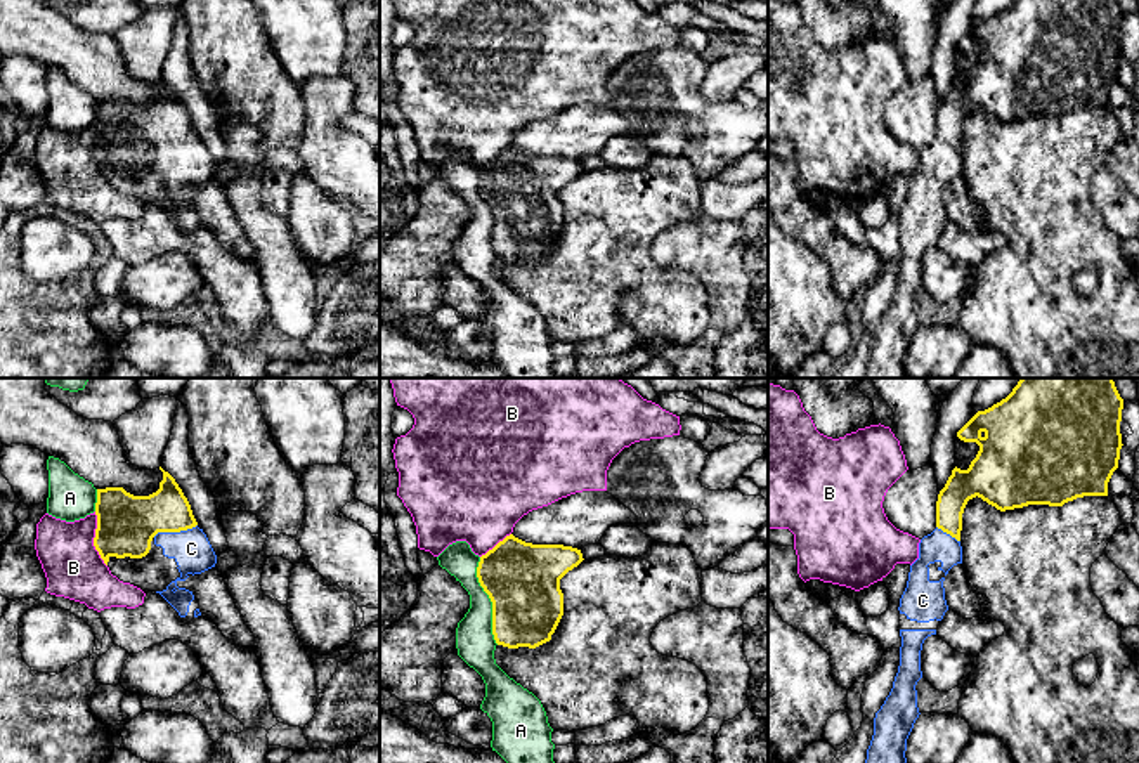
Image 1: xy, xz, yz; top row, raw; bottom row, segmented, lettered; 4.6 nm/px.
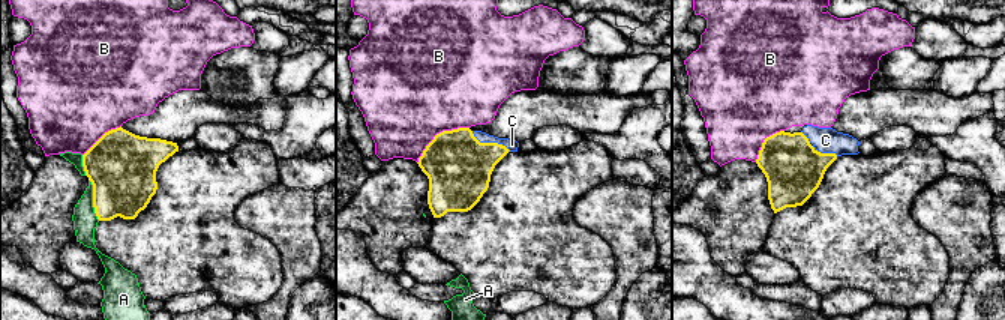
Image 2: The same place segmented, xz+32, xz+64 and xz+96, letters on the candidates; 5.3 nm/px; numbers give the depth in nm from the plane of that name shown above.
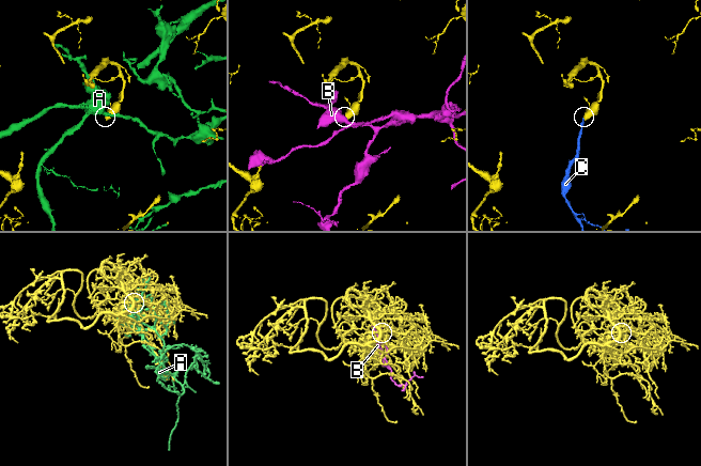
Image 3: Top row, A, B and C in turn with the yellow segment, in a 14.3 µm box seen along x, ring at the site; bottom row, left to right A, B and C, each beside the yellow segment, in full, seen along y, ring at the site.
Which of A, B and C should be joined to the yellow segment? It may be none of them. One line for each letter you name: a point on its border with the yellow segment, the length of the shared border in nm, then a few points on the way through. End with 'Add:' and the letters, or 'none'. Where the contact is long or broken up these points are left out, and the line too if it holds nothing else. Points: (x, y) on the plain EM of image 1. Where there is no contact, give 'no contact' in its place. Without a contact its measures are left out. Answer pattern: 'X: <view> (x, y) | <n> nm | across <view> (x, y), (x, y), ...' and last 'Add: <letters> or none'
C: xy (174, 143) | 220 nm | across xy (125, 136), (167, 136), (174, 143), (191, 160)
Add: C

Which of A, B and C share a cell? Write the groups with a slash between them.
A / B / C

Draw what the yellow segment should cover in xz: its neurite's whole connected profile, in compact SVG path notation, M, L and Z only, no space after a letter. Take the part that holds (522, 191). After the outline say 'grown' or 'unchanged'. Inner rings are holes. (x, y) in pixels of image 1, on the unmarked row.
M513 146L480 168L477 189L492 213L492 246L508 260L551 251L562 227L560 191L583 173L577 160L532 156Z | unchanged

